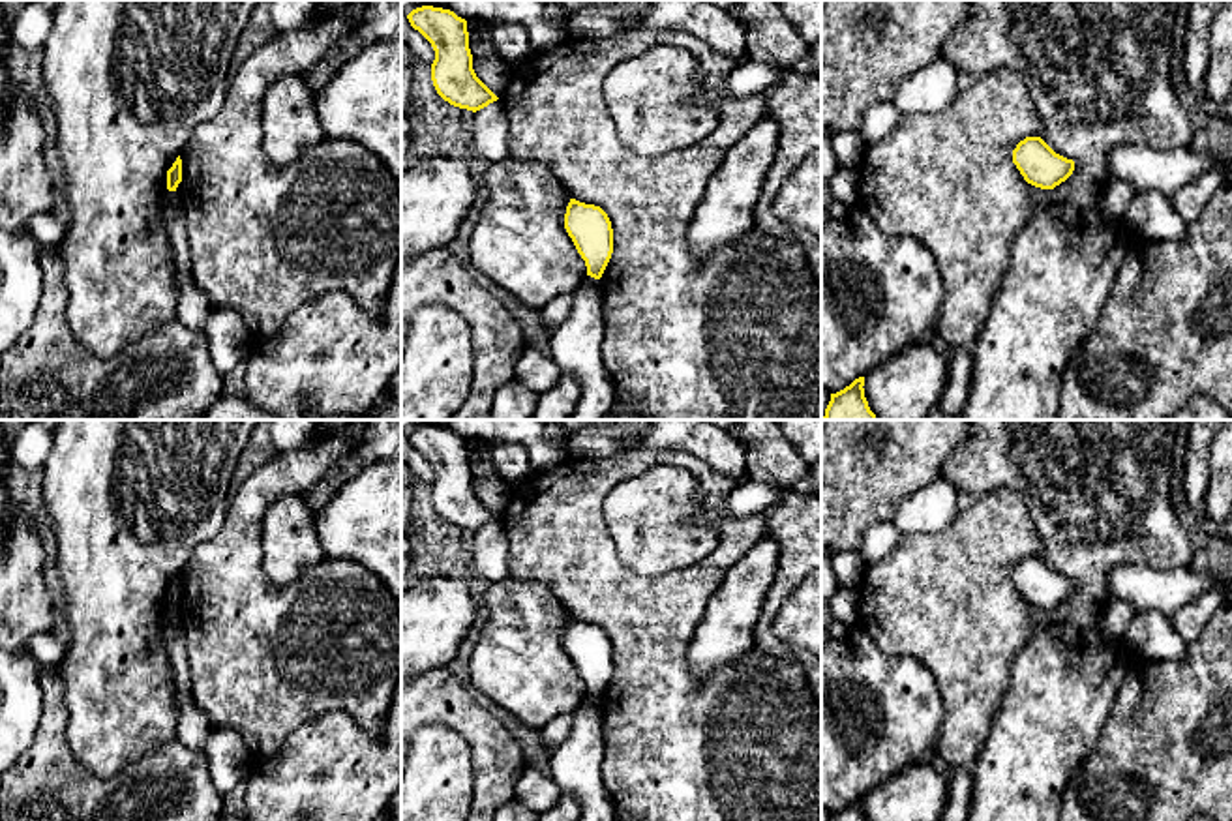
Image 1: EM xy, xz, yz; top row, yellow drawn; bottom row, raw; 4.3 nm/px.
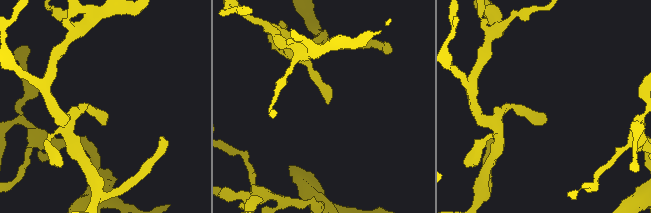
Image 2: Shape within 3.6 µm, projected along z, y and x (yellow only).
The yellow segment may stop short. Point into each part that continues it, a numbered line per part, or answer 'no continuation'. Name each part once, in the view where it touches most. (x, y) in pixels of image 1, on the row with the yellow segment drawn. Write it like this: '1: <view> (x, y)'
no continuation

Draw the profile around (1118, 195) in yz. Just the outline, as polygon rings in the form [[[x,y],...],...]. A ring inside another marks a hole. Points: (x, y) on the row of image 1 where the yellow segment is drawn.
[[[1110,180],[1103,195],[1103,217],[1106,221],[1123,221],[1134,195],[1136,191],[1127,180]]]

